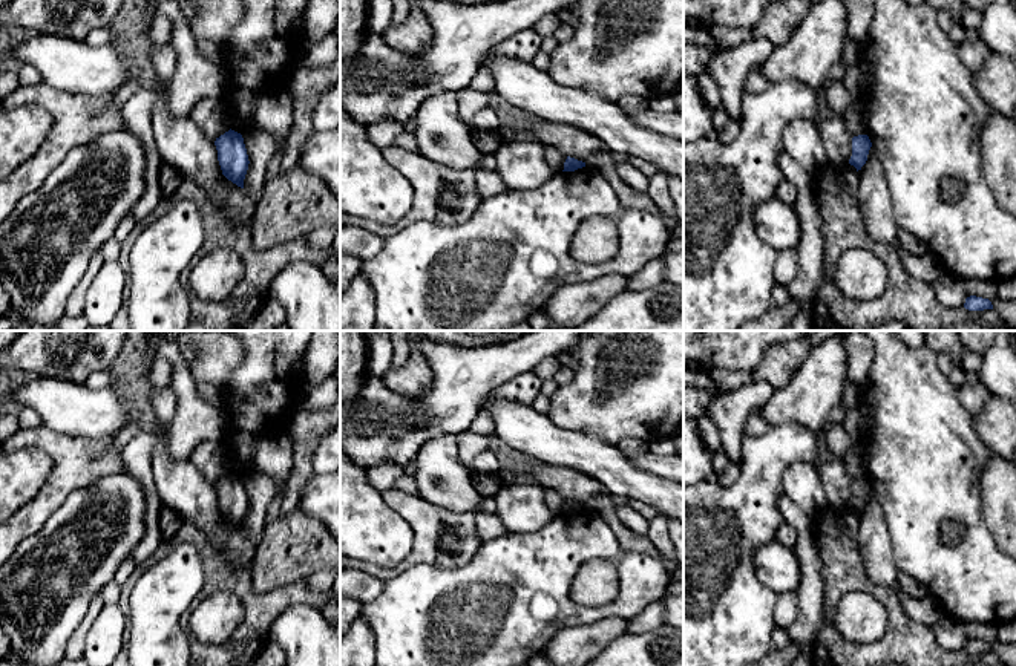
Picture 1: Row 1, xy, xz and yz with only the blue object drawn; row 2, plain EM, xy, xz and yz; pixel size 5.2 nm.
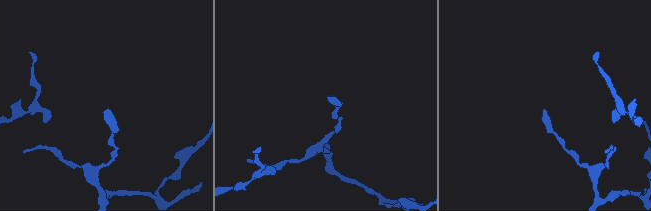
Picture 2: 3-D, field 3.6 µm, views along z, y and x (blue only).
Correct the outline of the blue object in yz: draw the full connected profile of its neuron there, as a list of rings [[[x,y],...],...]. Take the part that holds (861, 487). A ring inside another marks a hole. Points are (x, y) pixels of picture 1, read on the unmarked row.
[[[858,478],[852,481],[852,499],[849,507],[858,513],[866,507],[872,485],[867,478]]]

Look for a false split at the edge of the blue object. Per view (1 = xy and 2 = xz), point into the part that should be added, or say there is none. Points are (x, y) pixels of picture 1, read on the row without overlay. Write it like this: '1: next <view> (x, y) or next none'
1: next none
2: next none

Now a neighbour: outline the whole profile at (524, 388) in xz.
[[[530,371],[504,383],[498,393],[515,403],[532,406],[533,400],[541,393],[541,384],[542,380]]]

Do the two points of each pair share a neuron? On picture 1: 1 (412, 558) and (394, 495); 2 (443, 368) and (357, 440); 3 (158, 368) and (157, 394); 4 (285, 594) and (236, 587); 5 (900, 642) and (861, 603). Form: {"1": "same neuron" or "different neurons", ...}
{"1": "same neuron", "2": "same neuron", "3": "different neurons", "4": "same neuron", "5": "different neurons"}

